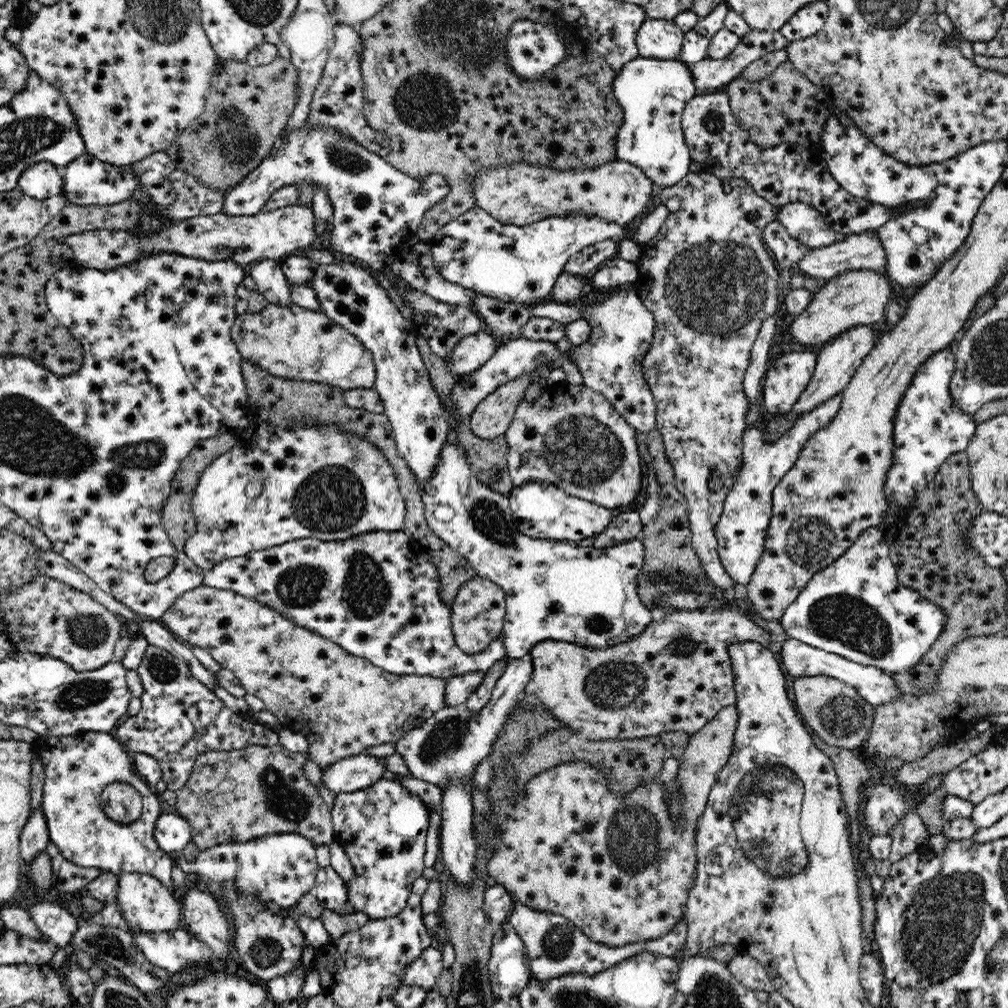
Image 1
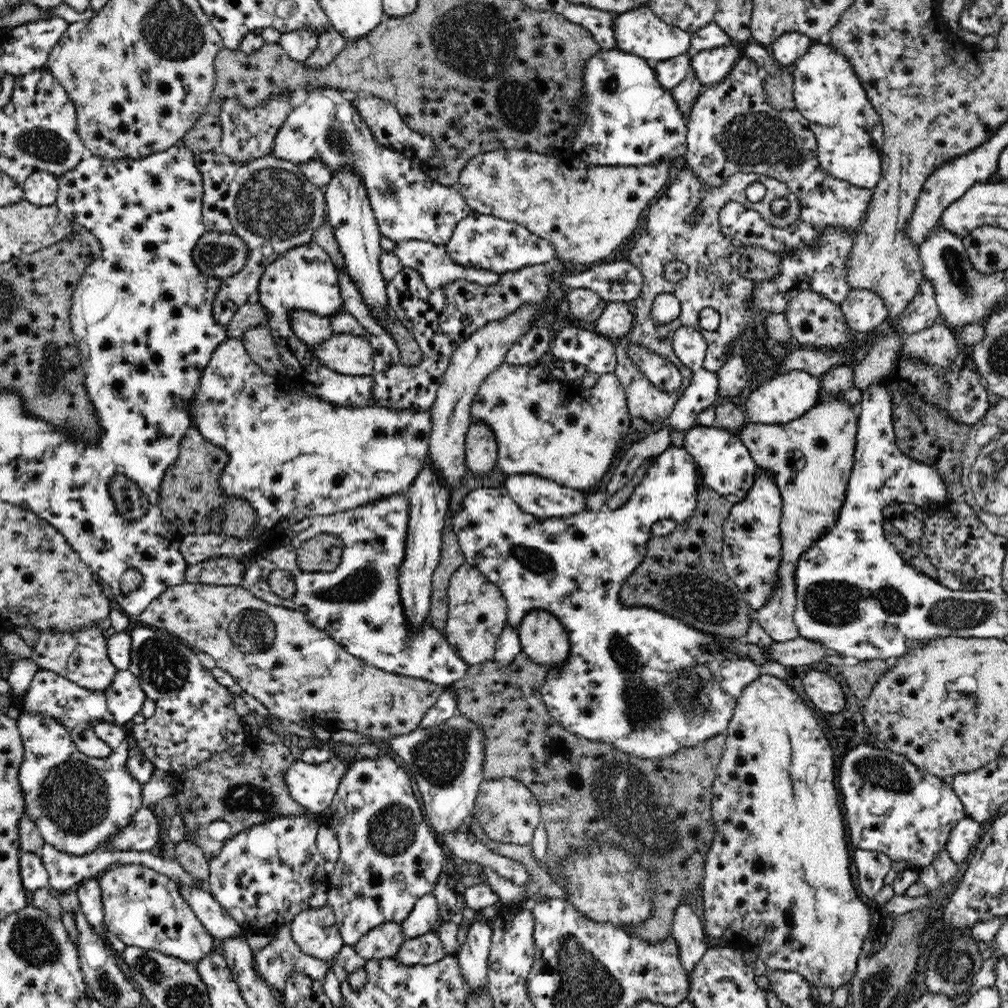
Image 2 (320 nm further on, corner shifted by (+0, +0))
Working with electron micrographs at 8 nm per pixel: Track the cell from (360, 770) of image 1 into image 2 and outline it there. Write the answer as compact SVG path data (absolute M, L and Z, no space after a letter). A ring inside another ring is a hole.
M337 756L322 764L295 759L285 776L290 796L300 806L321 814L334 800L347 766L348 761Z

